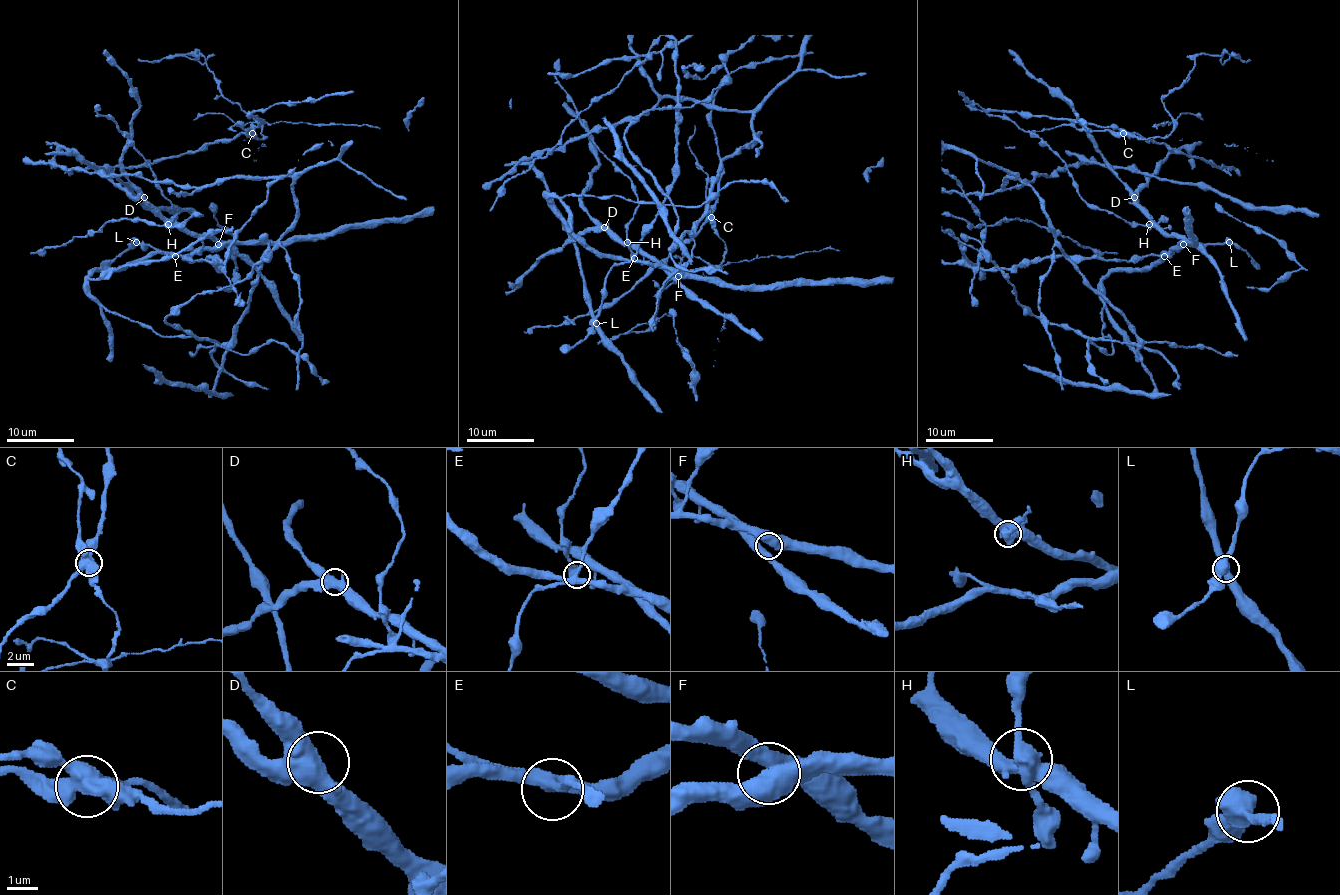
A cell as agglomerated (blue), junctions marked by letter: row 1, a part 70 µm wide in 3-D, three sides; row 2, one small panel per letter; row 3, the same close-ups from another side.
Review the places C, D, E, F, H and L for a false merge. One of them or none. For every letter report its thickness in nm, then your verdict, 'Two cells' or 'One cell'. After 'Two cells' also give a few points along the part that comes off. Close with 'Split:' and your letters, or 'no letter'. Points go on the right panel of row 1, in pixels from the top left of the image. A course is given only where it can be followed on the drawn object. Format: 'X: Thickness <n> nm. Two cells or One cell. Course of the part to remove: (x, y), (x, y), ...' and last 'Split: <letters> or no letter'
C: Thickness 550 nm. Two cells. Course of the part to remove: (1124, 133), (1142, 138), (1172, 130), (1162, 98), (1199, 54), (1236, 57), (1221, 62), (1221, 54)
D: Thickness 480 nm. One cell
E: Thickness 400 nm. One cell
F: Thickness 440 nm. One cell
H: Thickness 480 nm. One cell
L: Thickness 460 nm. One cell
Split: C

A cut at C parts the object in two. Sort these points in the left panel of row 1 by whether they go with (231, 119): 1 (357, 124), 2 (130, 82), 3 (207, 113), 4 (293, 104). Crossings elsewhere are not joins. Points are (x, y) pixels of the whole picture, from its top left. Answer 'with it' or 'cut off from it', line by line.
1: with it
2: cut off from it
3: with it
4: cut off from it

